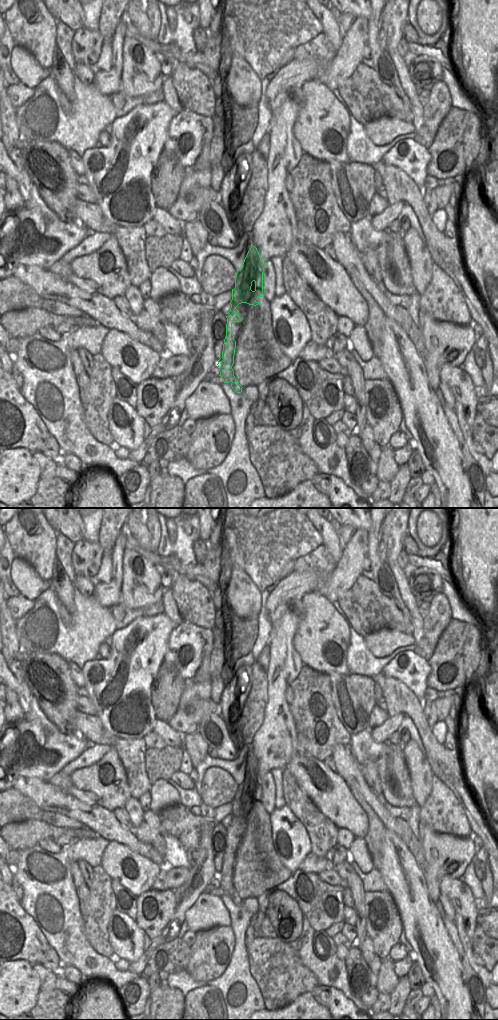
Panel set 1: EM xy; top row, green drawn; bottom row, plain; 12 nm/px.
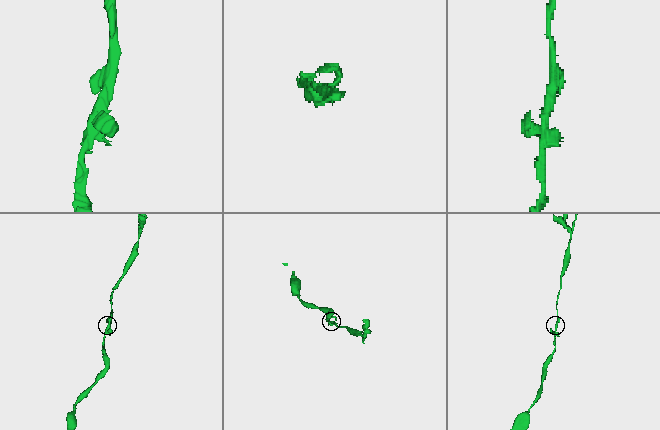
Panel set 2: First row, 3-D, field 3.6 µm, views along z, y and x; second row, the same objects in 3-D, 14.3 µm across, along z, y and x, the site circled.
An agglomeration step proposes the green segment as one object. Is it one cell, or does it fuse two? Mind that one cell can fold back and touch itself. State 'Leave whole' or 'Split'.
Leave whole

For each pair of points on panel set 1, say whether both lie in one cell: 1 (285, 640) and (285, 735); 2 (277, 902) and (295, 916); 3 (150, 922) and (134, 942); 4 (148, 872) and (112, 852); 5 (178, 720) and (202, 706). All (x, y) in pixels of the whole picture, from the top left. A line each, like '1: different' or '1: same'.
1: same
2: same
3: different
4: same
5: same

